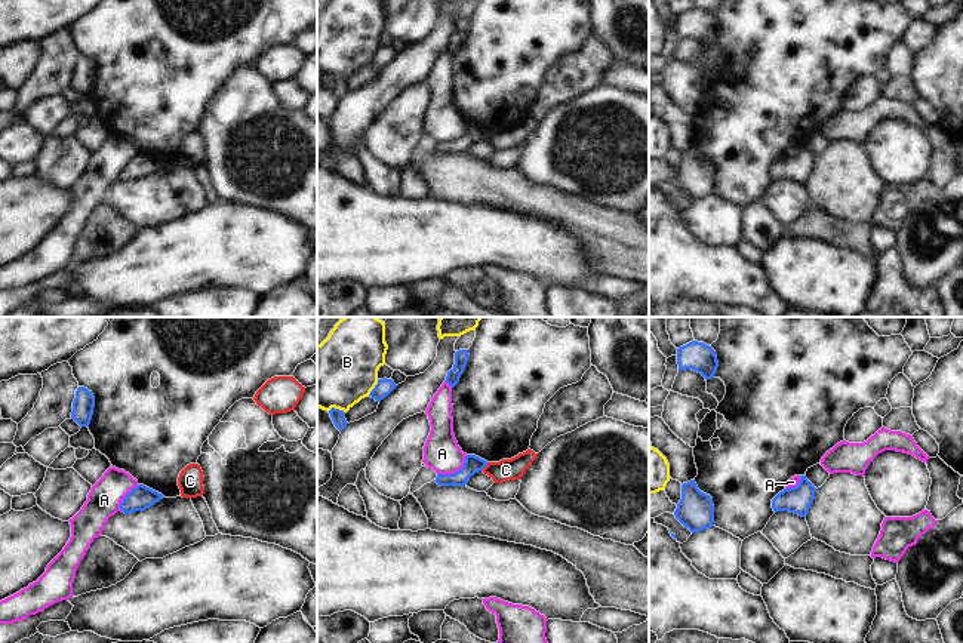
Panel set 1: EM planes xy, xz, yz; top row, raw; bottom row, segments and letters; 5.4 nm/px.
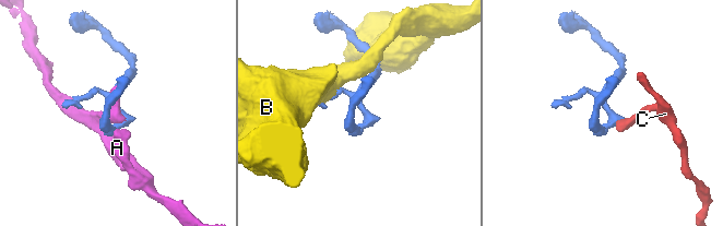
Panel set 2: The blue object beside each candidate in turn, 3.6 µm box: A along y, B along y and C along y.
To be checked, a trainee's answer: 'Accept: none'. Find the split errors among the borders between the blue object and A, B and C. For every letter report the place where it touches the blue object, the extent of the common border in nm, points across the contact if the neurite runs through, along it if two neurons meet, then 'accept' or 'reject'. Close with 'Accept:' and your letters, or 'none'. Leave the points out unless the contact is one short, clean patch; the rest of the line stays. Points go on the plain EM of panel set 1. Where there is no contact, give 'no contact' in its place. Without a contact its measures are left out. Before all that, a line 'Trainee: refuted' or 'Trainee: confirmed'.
Trainee: confirmed
A: meets blue in xz at (457, 140); contact 200 nm long; reject
B: meets blue in xz at (375, 55); contact 110 nm long; reject
C: meets blue in xz at (483, 135); contact 60 nm long; border along xz (488, 131), (480, 138); reject
Accept: none

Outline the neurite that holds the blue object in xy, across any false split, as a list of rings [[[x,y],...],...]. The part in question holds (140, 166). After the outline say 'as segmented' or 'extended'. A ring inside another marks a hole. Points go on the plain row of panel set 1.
[[[138,153],[133,156],[121,169],[120,179],[124,182],[130,182],[135,179],[145,179],[164,164],[144,153]]] | as segmented

